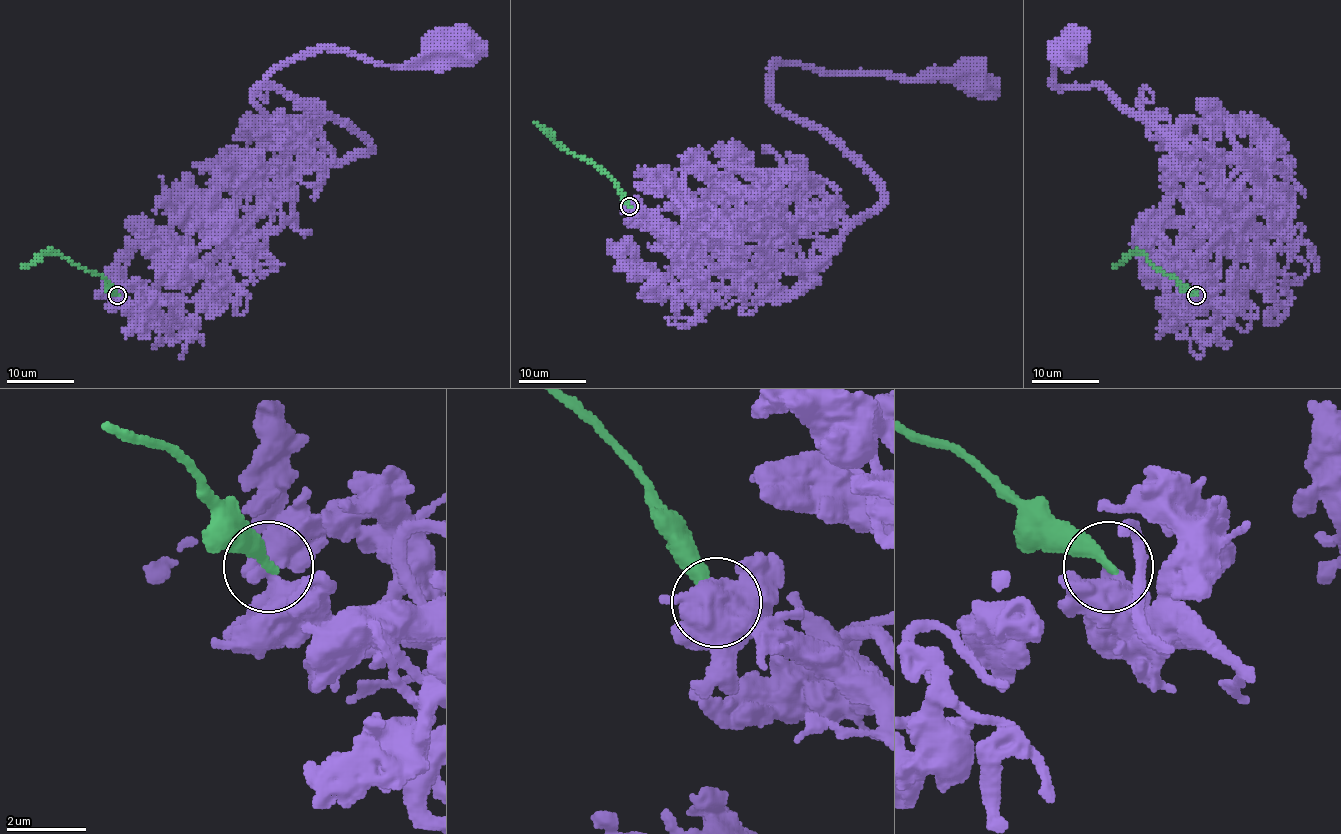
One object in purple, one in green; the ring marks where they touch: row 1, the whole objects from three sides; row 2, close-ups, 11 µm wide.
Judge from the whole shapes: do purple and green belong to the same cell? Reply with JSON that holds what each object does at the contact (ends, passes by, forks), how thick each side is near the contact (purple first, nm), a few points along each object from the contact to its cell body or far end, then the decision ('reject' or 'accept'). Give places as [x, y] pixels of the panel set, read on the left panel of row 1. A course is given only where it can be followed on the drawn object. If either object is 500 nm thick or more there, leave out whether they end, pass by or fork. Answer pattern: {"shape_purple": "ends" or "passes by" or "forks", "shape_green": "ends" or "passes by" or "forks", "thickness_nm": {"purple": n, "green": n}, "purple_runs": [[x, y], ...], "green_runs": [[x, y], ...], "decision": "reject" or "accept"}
{"thickness_nm": {"purple": 500, "green": 320}, "purple_runs": [[116, 295], [204, 300], [305, 164], [367, 149], [260, 86], [275, 69], [322, 49], [384, 64], [458, 53]], "green_runs": [[116, 295], [99, 275], [54, 251], [42, 251], [22, 267]], "decision": "reject"}

